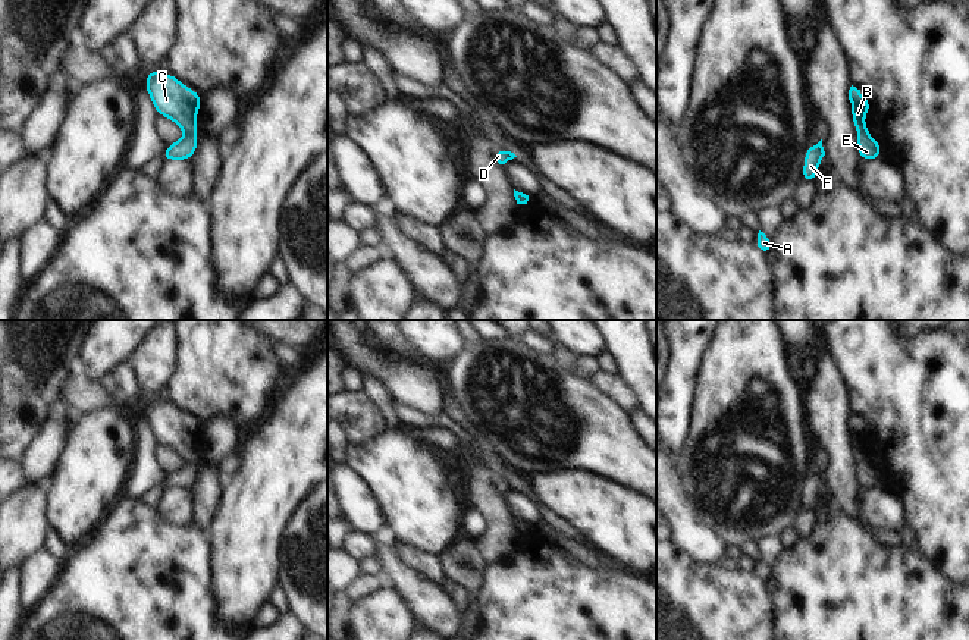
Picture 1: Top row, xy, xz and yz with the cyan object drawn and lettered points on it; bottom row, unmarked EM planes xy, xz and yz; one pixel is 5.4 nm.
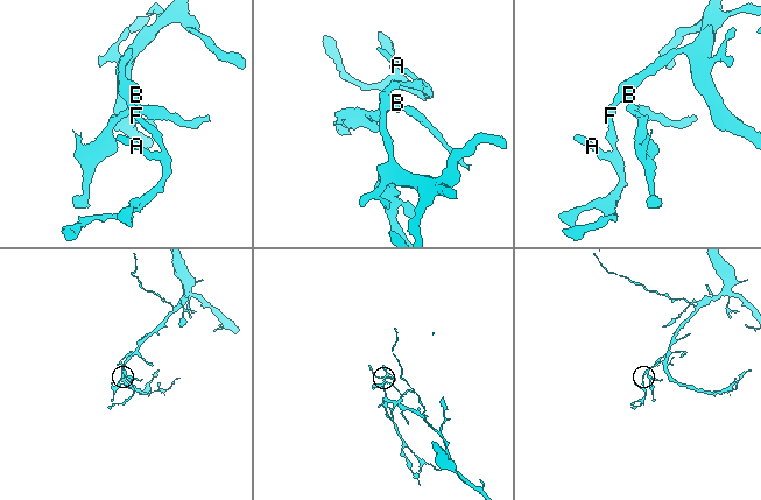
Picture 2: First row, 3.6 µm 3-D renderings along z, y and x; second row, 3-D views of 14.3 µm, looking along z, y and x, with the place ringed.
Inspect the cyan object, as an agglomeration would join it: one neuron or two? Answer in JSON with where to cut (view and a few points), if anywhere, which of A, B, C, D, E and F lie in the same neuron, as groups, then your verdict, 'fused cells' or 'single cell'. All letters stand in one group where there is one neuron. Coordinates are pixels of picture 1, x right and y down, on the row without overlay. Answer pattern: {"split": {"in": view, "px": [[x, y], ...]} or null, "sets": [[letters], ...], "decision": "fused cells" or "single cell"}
{"split": {"in": "xy", "px": [[196, 460], [185, 463]]}, "sets": [["A", "B", "C", "D", "F"], ["E"]], "decision": "fused cells"}

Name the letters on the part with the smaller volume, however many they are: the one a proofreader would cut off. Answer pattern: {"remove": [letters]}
{"remove": ["E"]}

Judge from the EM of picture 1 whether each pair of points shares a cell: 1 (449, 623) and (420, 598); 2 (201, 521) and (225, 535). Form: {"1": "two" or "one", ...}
{"1": "one", "2": "two"}

